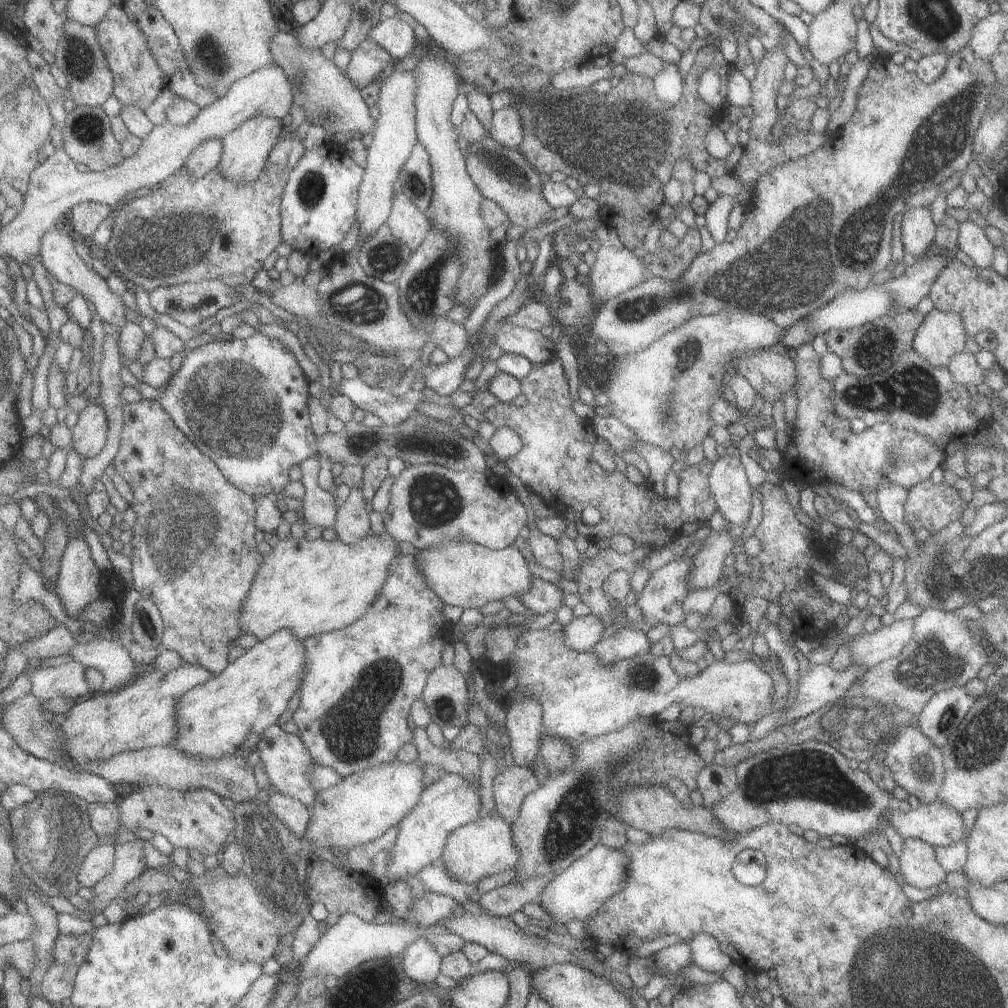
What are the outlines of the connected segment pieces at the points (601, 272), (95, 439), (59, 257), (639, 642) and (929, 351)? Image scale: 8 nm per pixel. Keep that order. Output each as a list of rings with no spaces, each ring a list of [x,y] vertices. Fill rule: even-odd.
[[[600,225],[595,231],[594,236],[600,240],[600,250],[594,264],[590,265],[588,272],[588,286],[597,304],[613,299],[620,293],[634,288],[637,284],[649,278],[652,273],[648,264],[644,264],[642,258],[635,255],[633,251],[626,248],[618,238],[616,231],[611,226]]]
[[[97,400],[81,412],[74,431],[71,451],[81,454],[86,460],[98,456],[109,443],[109,414]]]
[[[65,222],[62,226],[54,227],[46,236],[43,236],[41,261],[52,278],[65,285],[73,286],[79,294],[95,306],[97,309],[95,318],[103,322],[111,322],[123,330],[128,322],[128,306],[124,304],[122,297],[110,290],[108,280],[101,277],[82,260],[74,243],[75,241],[70,236],[70,228]]]
[[[622,626],[605,640],[598,641],[591,650],[596,653],[601,665],[609,665],[632,658],[638,653],[646,653],[650,645],[643,630],[636,631]]]
[[[933,308],[916,329],[912,348],[932,366],[946,367],[951,356],[965,350],[967,338],[960,316]]]

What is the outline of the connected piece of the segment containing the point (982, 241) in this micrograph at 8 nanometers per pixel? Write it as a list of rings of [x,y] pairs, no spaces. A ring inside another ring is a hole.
[[[969,219],[958,225],[957,249],[965,252],[977,267],[989,268],[995,249],[985,230]]]

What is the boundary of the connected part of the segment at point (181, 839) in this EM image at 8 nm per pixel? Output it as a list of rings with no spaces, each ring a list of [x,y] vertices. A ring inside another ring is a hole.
[[[142,785],[135,787],[135,792],[121,800],[123,812],[121,828],[118,830],[131,833],[132,835],[139,828],[152,830],[154,833],[166,835],[176,848],[188,848],[188,850],[199,850],[206,857],[220,856],[220,850],[226,846],[232,832],[236,832],[238,821],[233,810],[230,810],[224,802],[224,797],[210,789],[190,789],[187,793],[176,789],[161,787],[158,785]]]

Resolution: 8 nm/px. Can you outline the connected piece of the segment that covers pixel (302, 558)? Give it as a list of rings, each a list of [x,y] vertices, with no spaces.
[[[389,532],[382,536],[372,534],[356,544],[348,544],[340,539],[328,541],[320,537],[306,540],[305,537],[297,539],[289,534],[281,535],[280,542],[265,556],[253,590],[245,600],[241,612],[241,627],[246,634],[256,635],[261,641],[284,629],[292,629],[305,641],[309,637],[324,635],[354,624],[372,608],[385,587],[390,567],[394,559],[401,555],[399,543]]]

